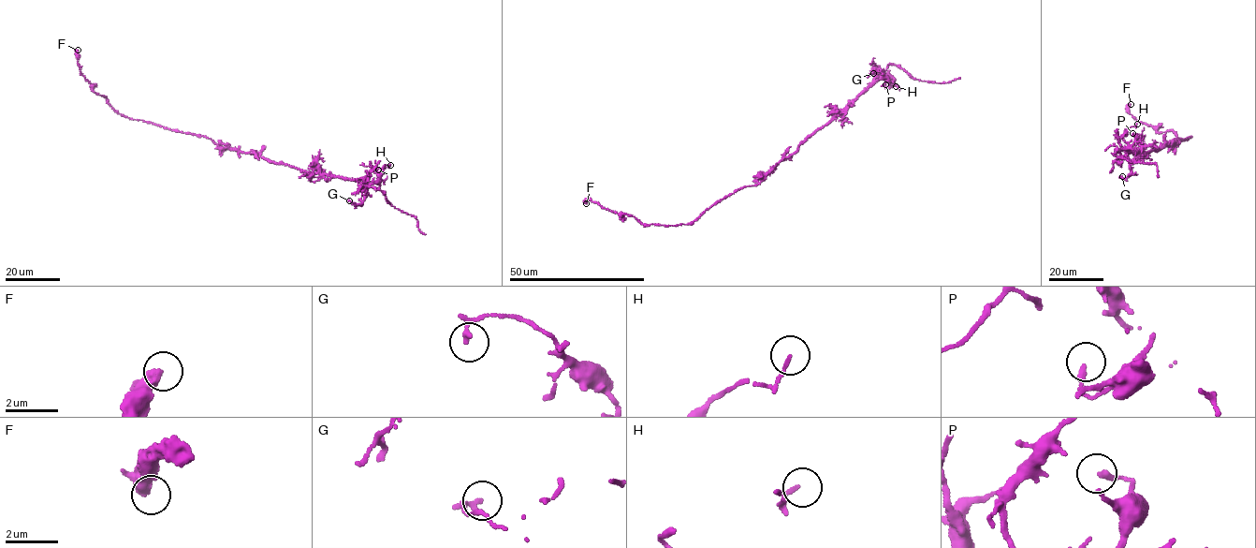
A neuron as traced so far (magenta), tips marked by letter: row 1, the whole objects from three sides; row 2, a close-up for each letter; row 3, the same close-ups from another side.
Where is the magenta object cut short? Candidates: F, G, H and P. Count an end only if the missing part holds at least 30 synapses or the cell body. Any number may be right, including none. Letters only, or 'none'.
none

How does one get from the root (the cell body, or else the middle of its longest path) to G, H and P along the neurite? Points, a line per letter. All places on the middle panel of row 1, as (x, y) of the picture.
G: (778, 164), (878, 80), (888, 78), (878, 70), (873, 73)
H: (778, 164), (880, 79), (890, 77), (887, 73), (896, 86)
P: (778, 164), (880, 79), (891, 77), (891, 84), (885, 87), (885, 84)

